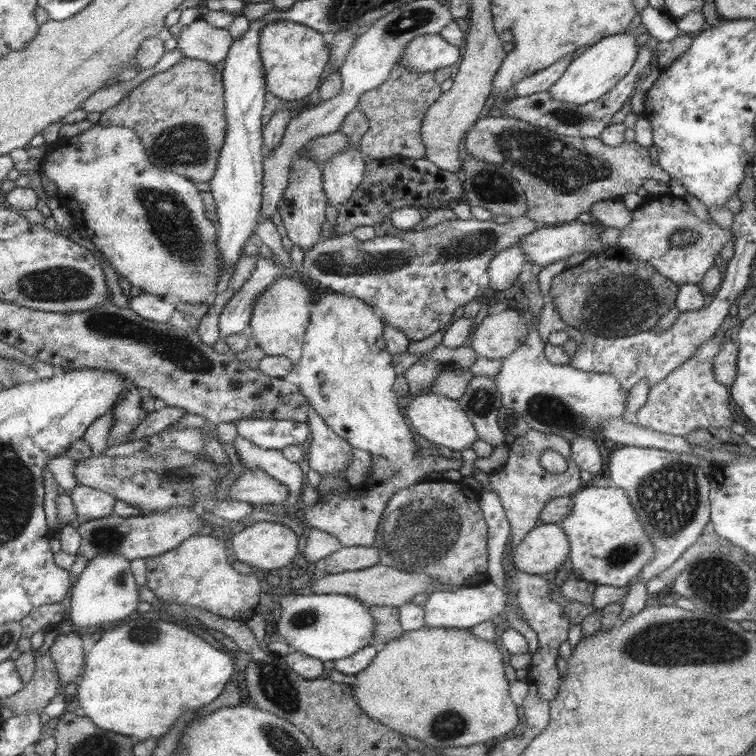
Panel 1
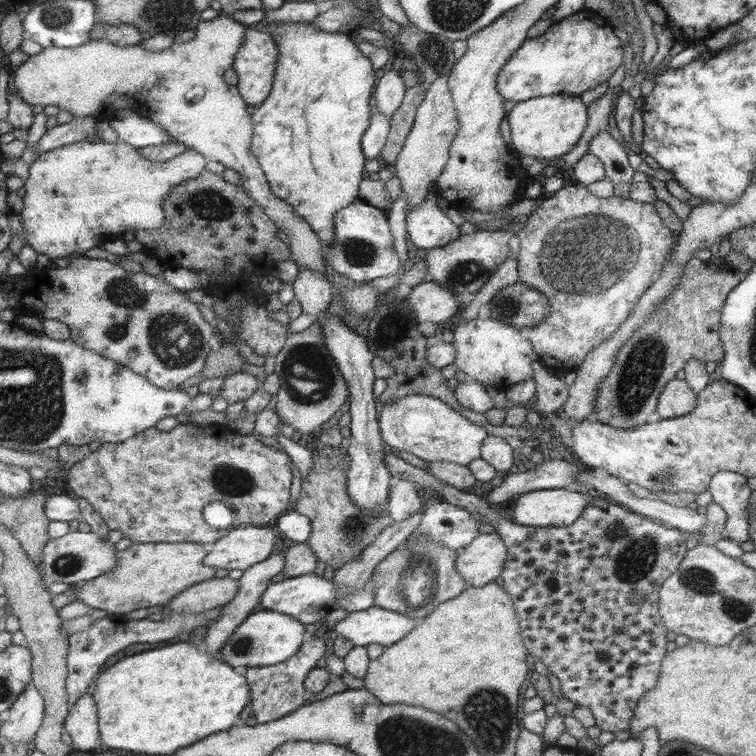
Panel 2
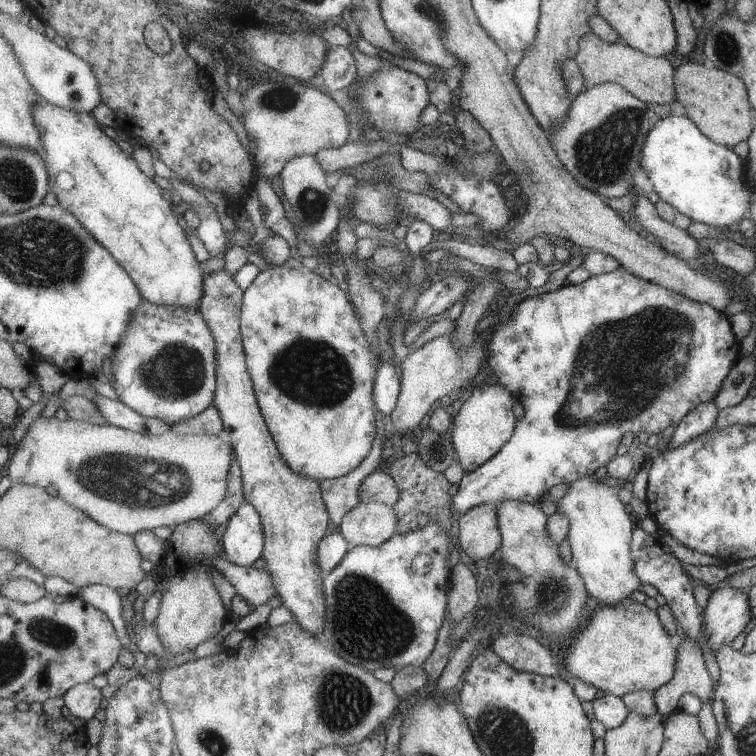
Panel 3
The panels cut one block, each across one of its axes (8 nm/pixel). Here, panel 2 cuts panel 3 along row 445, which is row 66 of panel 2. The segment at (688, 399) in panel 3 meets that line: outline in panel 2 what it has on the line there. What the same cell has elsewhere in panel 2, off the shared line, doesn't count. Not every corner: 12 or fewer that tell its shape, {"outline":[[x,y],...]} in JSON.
{"outline":[[595,14],[523,40],[498,72],[512,105],[581,95],[623,64]]}

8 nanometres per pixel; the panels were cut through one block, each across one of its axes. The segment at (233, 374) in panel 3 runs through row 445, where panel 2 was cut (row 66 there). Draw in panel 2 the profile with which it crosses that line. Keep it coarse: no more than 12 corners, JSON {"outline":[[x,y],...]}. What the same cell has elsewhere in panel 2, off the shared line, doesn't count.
{"outline":[[245,30],[231,63],[246,104],[270,95],[279,48],[270,33]]}

